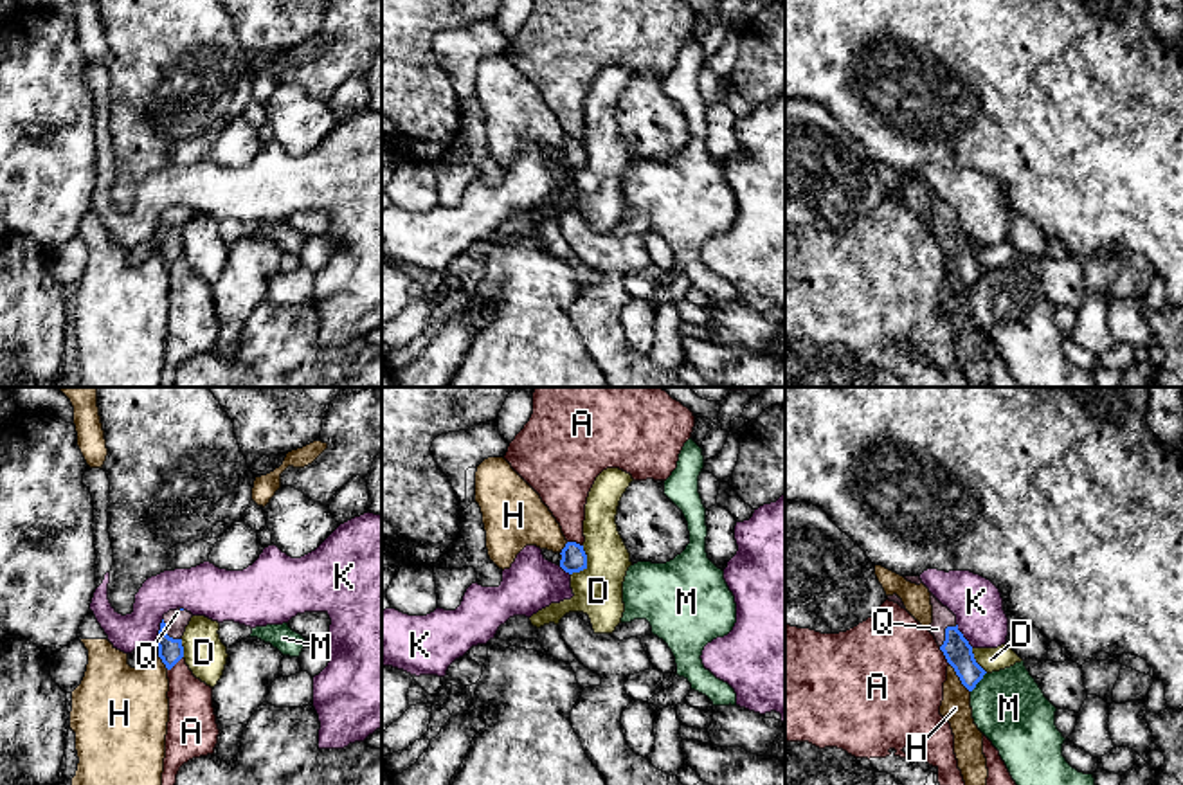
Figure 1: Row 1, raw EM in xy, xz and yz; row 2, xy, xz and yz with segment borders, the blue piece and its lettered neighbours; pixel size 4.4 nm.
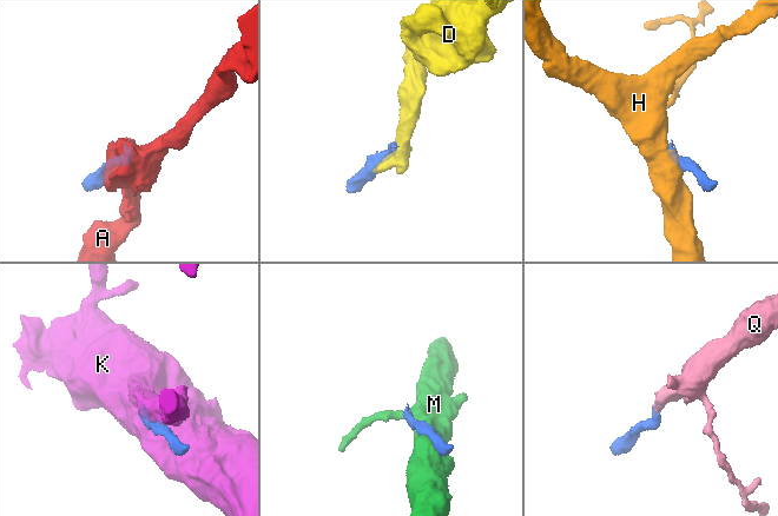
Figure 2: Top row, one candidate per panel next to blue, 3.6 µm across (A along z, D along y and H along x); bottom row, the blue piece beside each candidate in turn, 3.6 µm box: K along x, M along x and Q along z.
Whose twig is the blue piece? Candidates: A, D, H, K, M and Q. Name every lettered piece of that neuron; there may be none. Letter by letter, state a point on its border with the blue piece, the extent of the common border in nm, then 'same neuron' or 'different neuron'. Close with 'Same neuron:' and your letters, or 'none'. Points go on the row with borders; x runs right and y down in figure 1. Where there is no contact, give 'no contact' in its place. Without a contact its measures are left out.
A: meets blue in yz at (944, 654); contact 90 nm long; different neuron
D: meets blue in xz at (586, 564); contact 150 nm long; different neuron
H: meets blue in yz at (958, 676); contact 160 nm long; different neuron
K: meets blue in xy at (159, 631); contact 120 nm long; different neuron
M: meets blue in yz at (978, 681); contact 120 nm long; different neuron
Q: meets blue in xy at (166, 634); contact 130 nm long; same neuron
Same neuron: Q

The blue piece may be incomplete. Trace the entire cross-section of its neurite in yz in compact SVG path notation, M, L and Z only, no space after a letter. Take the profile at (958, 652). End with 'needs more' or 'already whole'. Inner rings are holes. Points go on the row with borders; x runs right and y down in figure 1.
M933 594L933 623L929 632L935 636L947 663L954 668L962 684L972 691L987 673L974 659L972 646L958 630L956 616L944 607Z | needs more

